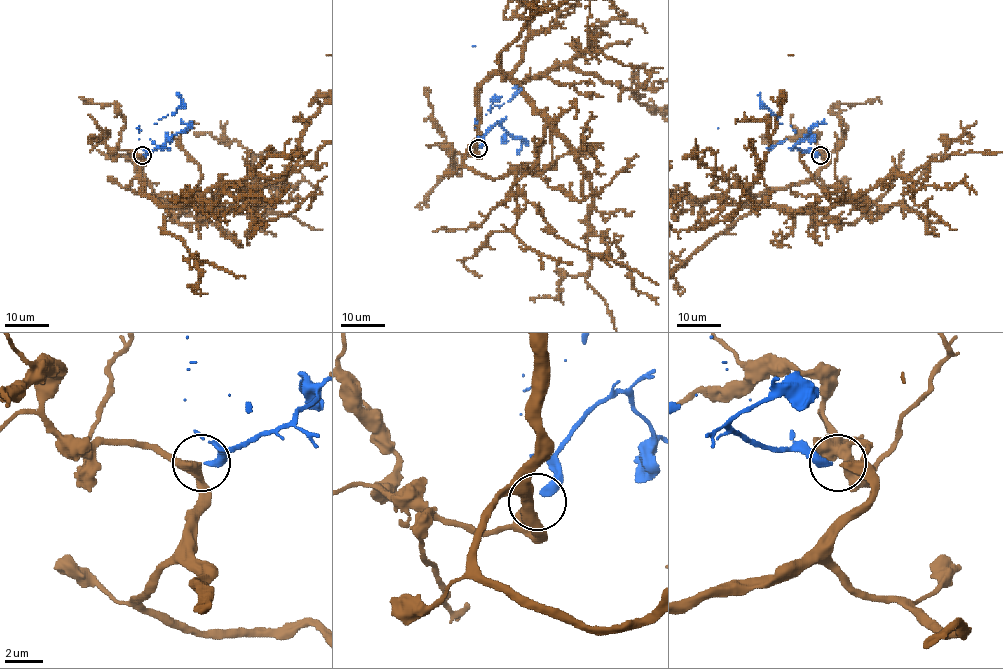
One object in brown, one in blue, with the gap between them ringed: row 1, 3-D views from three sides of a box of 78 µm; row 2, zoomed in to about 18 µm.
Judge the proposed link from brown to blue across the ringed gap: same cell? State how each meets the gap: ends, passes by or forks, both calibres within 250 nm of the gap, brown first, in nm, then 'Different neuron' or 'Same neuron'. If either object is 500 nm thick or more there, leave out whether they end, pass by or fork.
Thickness 600 nm (brown) against 360 nm. Same neuron

